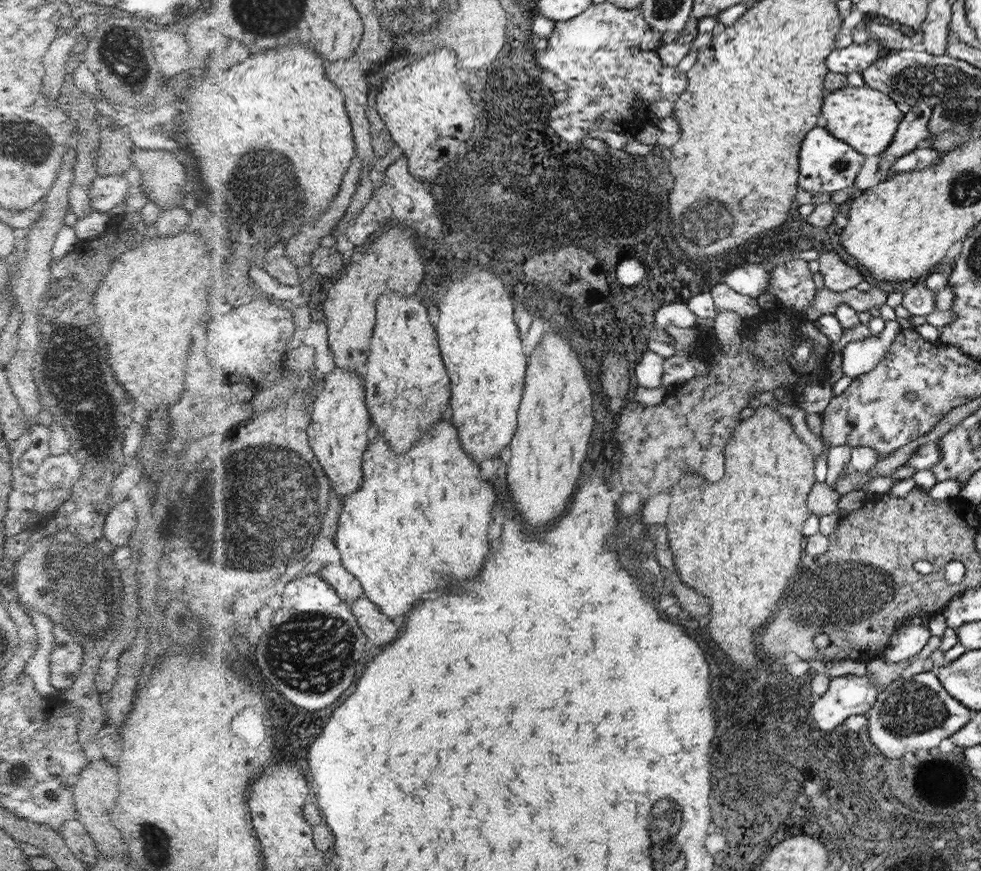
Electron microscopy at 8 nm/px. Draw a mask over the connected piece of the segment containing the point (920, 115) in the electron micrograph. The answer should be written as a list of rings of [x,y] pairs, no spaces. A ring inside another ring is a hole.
[[[924,102],[914,104],[914,106],[907,111],[905,119],[902,120],[901,126],[897,129],[897,135],[894,136],[893,143],[891,143],[890,147],[880,155],[882,159],[878,162],[878,167],[880,167],[880,173],[882,173],[882,175],[891,175],[892,163],[894,163],[897,158],[923,145],[926,143],[926,139],[932,136],[928,130],[928,122],[930,122],[931,114],[932,108],[928,106],[928,104],[924,104]]]

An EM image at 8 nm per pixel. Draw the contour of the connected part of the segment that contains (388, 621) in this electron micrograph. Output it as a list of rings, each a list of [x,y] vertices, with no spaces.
[[[368,595],[360,597],[352,604],[353,611],[361,622],[361,627],[370,637],[370,642],[376,646],[386,646],[400,636],[398,621],[387,616],[382,607],[376,604]]]

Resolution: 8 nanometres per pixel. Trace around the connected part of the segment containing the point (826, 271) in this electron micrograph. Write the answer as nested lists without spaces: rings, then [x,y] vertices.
[[[819,251],[817,261],[826,290],[841,293],[855,290],[858,284],[867,282],[864,272],[859,267],[849,266],[836,252]]]

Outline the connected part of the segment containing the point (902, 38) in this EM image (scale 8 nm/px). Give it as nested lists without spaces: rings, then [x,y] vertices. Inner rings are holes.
[[[881,20],[863,23],[857,26],[853,32],[866,26],[870,40],[876,40],[883,44],[884,49],[898,51],[915,51],[920,49],[923,38],[919,34],[903,33],[895,29],[895,25]]]

